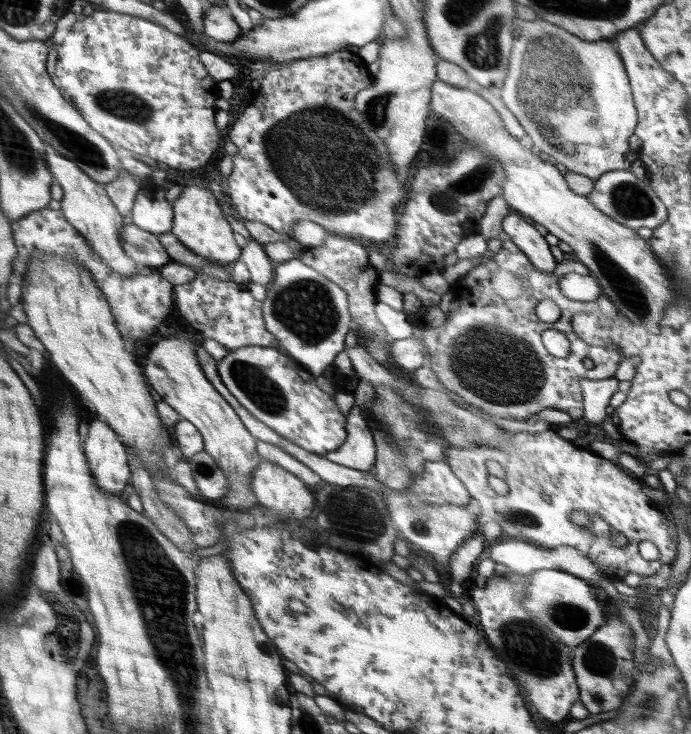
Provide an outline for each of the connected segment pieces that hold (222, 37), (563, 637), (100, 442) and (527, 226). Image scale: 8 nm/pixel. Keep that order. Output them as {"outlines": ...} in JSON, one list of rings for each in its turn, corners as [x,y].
{"outlines":[[[[212,5],[206,9],[202,26],[204,34],[218,42],[234,42],[241,35],[231,11],[222,5]]],[[[552,568],[538,569],[527,576],[529,580],[524,586],[525,597],[522,606],[532,616],[538,617],[538,621],[546,624],[560,643],[574,648],[590,639],[590,636],[607,622],[604,604],[598,602],[596,587],[588,581]]],[[[100,416],[89,424],[84,424],[84,428],[88,431],[84,452],[95,484],[108,494],[121,496],[131,478],[123,441],[115,429]]],[[[511,212],[501,224],[504,236],[509,238],[526,256],[536,269],[552,274],[557,261],[550,251],[550,245],[534,225],[524,221],[518,212]]]]}

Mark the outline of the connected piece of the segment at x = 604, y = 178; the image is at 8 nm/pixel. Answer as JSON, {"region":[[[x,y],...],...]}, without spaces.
{"region":[[[628,169],[611,170],[599,176],[594,181],[594,190],[586,199],[606,216],[635,231],[644,226],[651,229],[659,227],[668,216],[666,206],[652,191],[650,183],[638,179]]]}

